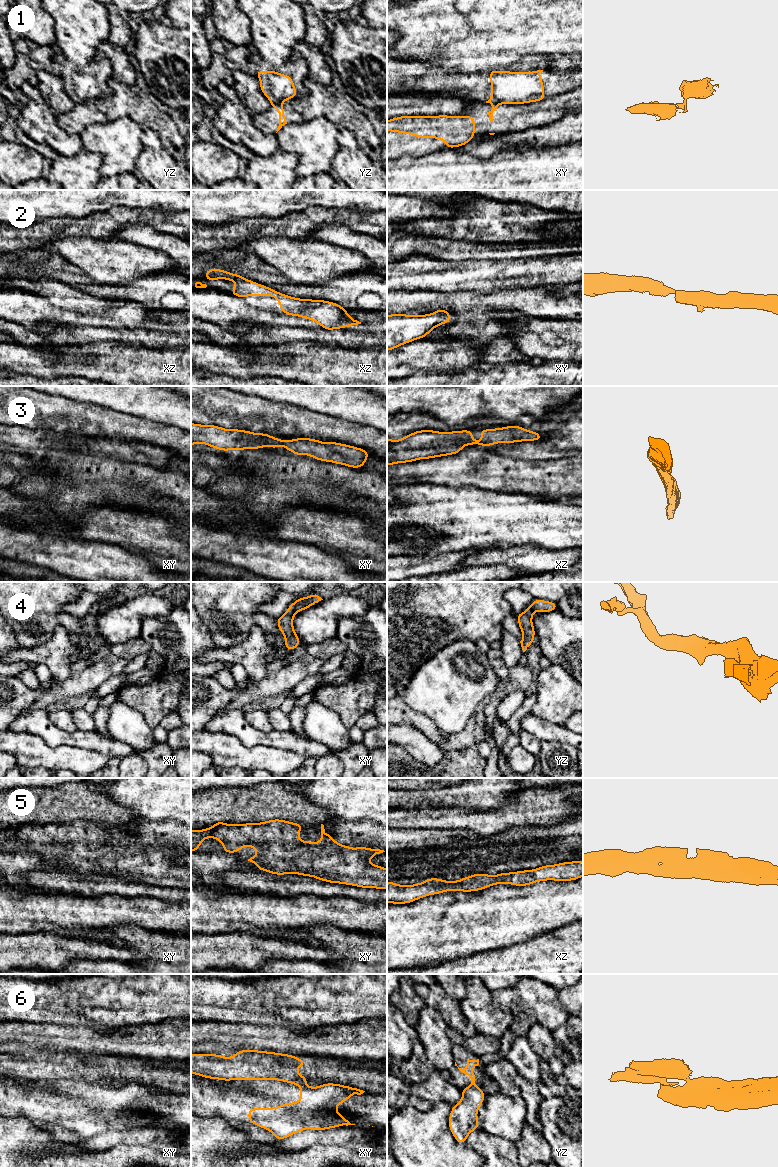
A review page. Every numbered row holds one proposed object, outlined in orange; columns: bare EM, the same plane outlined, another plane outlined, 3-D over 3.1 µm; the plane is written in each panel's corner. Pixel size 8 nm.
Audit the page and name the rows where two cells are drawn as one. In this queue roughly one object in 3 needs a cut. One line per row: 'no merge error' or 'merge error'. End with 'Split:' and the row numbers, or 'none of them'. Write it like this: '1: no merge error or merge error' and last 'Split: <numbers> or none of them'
1: merge error
2: no merge error
3: no merge error
4: no merge error
5: no merge error
6: merge error
Split: 1, 6

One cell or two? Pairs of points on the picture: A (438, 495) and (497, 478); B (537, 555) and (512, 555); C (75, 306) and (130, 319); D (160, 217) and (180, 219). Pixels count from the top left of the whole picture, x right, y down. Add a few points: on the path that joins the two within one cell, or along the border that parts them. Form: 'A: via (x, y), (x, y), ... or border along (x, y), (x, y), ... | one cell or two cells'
A: border along (446, 486), (470, 487) | two cells
B: via (531, 555), (518, 555) | one cell
C: via (89, 306), (116, 310) | one cell
D: via (165, 219), (175, 219) | one cell

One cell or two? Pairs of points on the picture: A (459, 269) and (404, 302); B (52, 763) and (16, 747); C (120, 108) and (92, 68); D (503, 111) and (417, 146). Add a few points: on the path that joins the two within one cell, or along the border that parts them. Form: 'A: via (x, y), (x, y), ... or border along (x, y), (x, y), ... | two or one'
A: border along (400, 289), (447, 292) | two
B: via (43, 755), (30, 751), (25, 747) | one
C: border along (113, 90), (110, 94), (101, 96) | two
D: via (482, 124), (471, 125), (457, 131), (438, 132) | one

